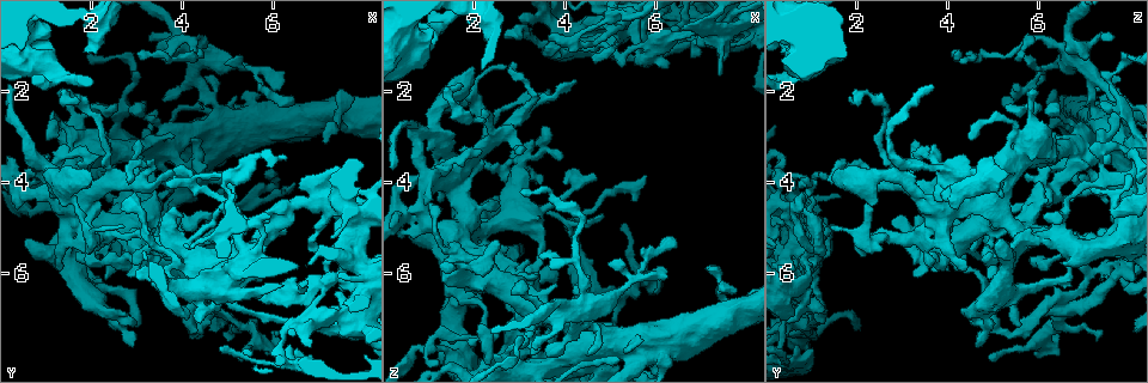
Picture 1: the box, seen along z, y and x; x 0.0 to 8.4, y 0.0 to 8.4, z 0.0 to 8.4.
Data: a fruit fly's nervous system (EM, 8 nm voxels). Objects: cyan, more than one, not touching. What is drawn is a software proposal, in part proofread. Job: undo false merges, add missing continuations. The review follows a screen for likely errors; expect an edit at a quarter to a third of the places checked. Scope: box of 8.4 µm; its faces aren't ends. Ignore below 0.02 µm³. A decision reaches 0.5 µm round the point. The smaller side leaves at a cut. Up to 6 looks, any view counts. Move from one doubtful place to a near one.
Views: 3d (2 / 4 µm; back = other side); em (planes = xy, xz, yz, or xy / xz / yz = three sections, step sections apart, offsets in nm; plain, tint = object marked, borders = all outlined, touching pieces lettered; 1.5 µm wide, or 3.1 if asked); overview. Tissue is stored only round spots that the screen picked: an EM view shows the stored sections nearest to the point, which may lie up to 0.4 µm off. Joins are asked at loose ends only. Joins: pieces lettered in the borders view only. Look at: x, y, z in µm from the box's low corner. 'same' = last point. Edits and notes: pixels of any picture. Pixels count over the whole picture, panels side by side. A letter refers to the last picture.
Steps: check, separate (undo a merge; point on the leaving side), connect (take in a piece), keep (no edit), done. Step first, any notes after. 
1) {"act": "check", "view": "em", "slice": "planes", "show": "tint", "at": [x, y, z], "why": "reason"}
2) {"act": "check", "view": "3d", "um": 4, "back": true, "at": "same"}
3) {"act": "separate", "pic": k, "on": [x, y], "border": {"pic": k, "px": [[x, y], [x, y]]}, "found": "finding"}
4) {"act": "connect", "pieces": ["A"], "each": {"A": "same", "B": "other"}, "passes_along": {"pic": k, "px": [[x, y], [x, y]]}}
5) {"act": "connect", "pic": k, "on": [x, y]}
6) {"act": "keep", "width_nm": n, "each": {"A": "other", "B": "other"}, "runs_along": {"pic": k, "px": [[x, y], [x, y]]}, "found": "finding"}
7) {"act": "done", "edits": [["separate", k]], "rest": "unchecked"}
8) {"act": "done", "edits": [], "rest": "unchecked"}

{"act": "check", "view": "3d", "um": 2, "at": [3.05, 3.10, 3.40], "why": "an open end"}

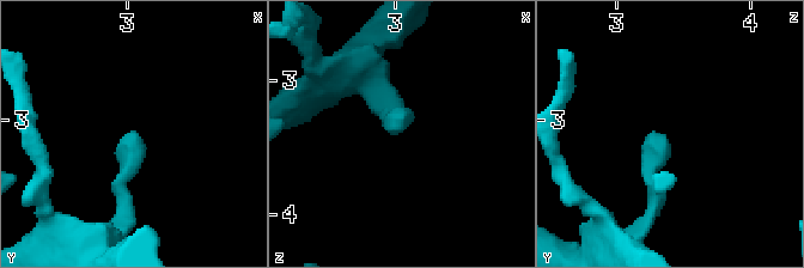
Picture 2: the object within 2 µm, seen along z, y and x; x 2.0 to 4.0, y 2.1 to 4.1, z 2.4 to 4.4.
{"act": "check", "view": "em", "slice": "xz", "step": 4, "show": "tint", "at": [3.04, 3.16, 3.40], "why": "now the EM"}

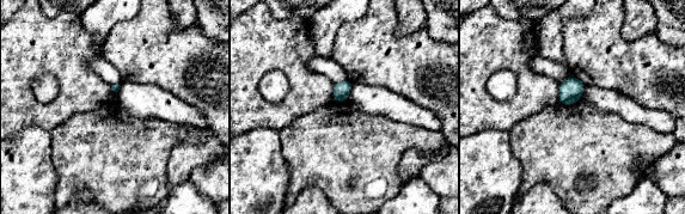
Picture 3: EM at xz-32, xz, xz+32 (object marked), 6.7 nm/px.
{"act": "check", "view": "em", "slice": "planes", "show": "borders", "at": "same", "why": "cut it another way"}

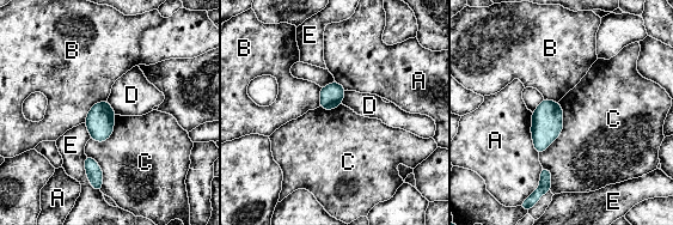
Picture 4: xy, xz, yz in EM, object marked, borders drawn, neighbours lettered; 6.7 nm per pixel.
{"act": "keep", "width_nm": 150, "each": {"A": "other", "B": "other", "C": "other", "D": "other", "E": "other"}, "border": {"pic": 4, "px": [[558, 102], [562, 131], [538, 153]]}, "found": "no lettered piece goes on from it"}

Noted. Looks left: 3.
{"act": "check", "view": "3d", "um": 2, "at": [6.50, 2.20, 5.30], "why": "an open end"}

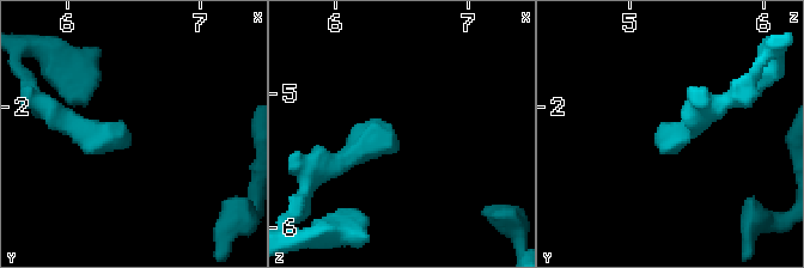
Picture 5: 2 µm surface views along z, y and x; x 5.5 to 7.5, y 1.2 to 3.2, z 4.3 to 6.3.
{"act": "check", "view": "em", "slice": "xz", "step": 8, "show": "borders", "at": [6.46, 2.18, 5.30]}

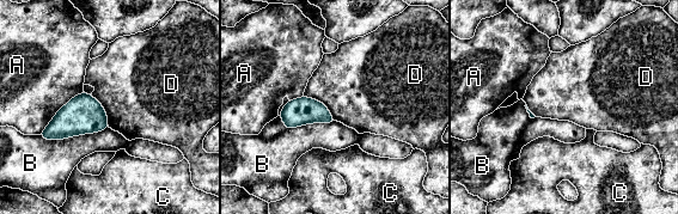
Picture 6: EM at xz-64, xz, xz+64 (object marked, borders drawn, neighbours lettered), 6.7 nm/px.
{"act": "check", "view": "em", "slice": "planes", "show": "borders", "at": "same", "why": "cut it another way"}

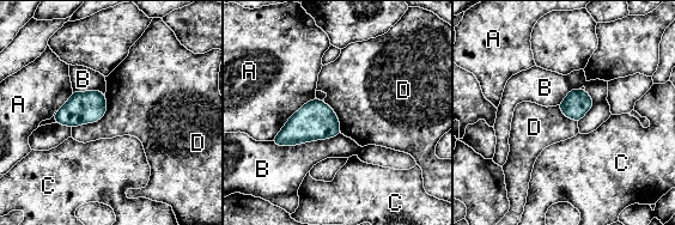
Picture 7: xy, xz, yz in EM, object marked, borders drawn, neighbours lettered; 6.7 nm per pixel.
{"act": "keep", "each": {"A": "other", "B": "other", "C": "other", "D": "other"}, "border": {"pic": 7, "px": [[105, 95], [105, 113], [72, 128]]}, "found": "no lettered piece goes on from it"}

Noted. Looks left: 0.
{"act": "done", "edits": [], "rest": "unchecked"}

